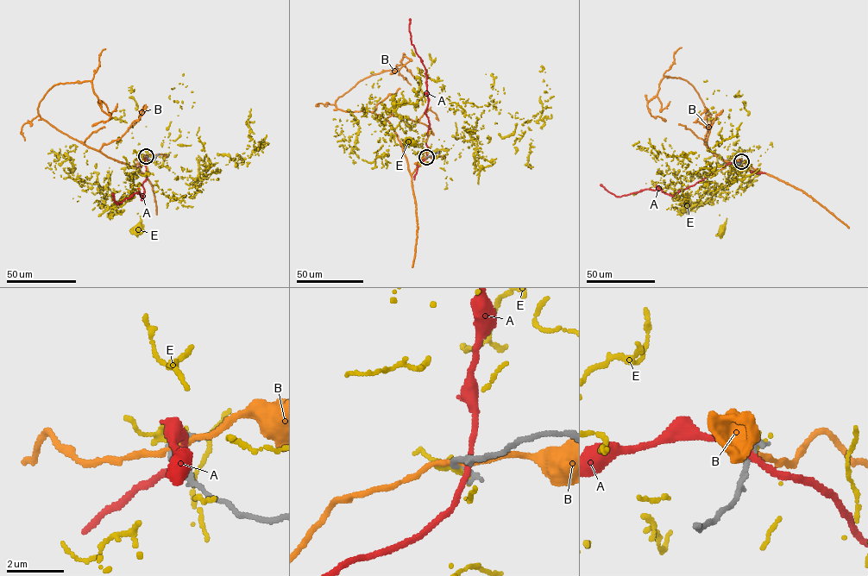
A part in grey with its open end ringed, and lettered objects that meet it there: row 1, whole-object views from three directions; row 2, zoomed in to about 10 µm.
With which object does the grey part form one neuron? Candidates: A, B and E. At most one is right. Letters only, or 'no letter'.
no letter

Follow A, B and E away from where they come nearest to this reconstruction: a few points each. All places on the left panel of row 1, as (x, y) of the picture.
A: (147, 156), (144, 164), (147, 175), (141, 185), (144, 190), (142, 197), (139, 191), (117, 204), (112, 194)
B: (146, 156), (130, 166), (86, 147), (42, 119), (40, 102), (55, 84), (91, 81), (110, 116), (91, 126)
E: (147, 156), (135, 174), (127, 175), (123, 182), (123, 195), (140, 216), (138, 228)

